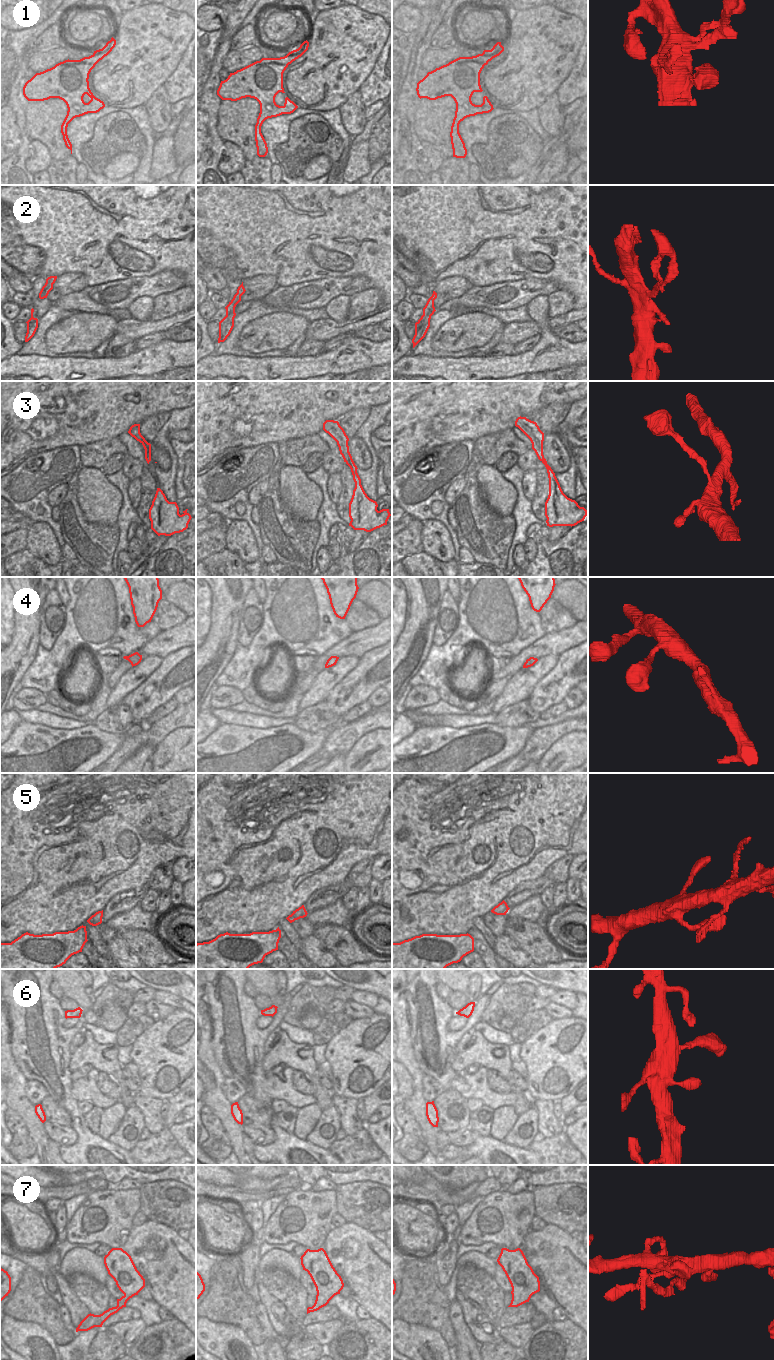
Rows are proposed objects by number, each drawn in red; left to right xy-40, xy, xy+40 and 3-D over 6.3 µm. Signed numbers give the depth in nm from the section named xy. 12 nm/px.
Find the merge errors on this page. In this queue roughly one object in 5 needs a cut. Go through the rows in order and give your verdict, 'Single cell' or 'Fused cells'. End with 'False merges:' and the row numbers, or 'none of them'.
1: Single cell
2: Single cell
3: Single cell
4: Single cell
5: Single cell
6: Single cell
7: Single cell
False merges: none of them.

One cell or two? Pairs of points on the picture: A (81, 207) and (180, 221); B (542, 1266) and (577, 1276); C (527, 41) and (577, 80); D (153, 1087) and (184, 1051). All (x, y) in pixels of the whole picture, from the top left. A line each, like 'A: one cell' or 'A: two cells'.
A: one cell
B: one cell
C: two cells
D: one cell

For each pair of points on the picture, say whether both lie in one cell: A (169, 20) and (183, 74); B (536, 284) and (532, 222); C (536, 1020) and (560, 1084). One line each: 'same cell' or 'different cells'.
A: different cells
B: different cells
C: different cells

